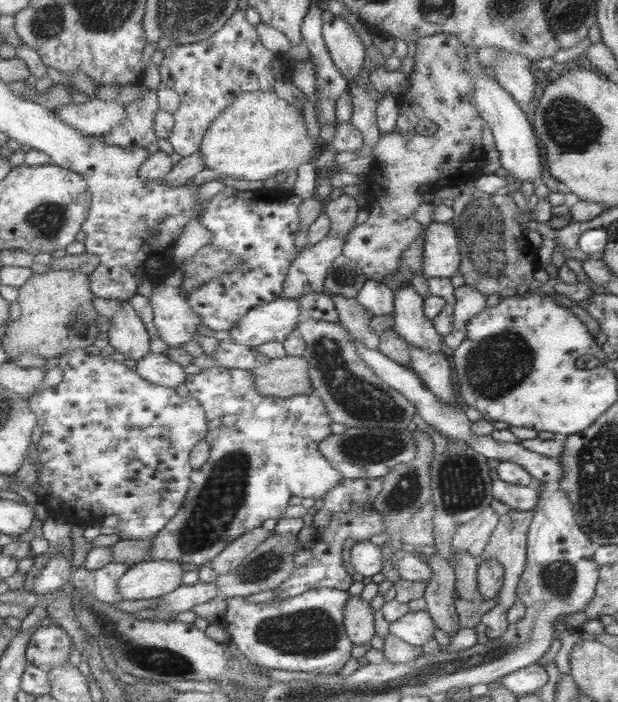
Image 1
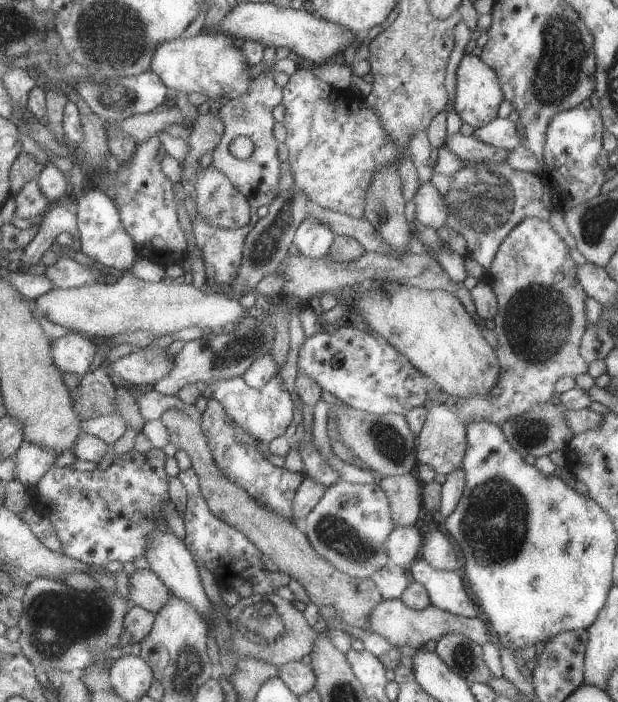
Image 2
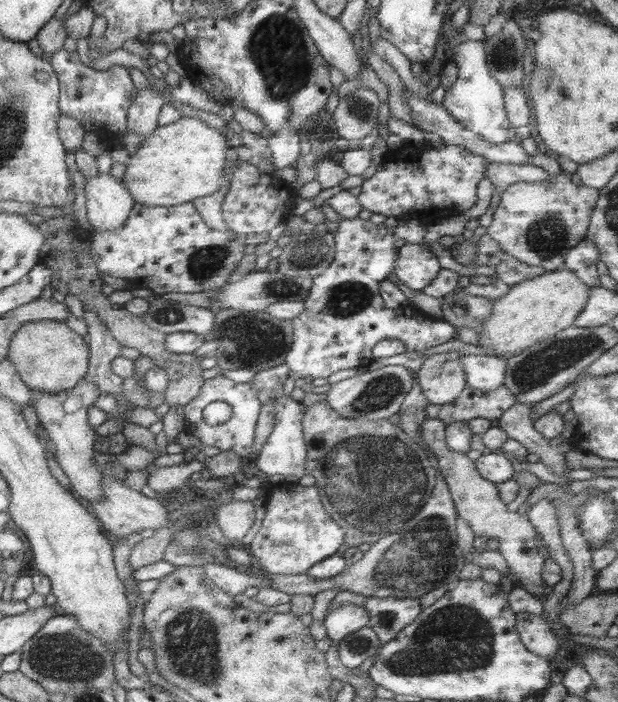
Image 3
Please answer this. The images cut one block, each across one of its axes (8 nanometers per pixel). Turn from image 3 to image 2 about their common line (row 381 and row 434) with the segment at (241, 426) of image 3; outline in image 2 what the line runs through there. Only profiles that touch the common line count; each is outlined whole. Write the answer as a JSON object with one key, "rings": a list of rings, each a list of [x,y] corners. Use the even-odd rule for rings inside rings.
{"rings":[[[211,398],[199,419],[201,431],[204,431],[208,438],[209,446],[212,446],[213,458],[221,468],[221,472],[229,480],[243,486],[251,494],[251,498],[255,498],[265,510],[273,510],[283,518],[289,518],[295,522],[296,511],[293,510],[293,500],[301,484],[307,480],[306,474],[303,471],[291,472],[283,467],[273,466],[255,446],[240,444],[235,440],[235,429],[239,430],[240,426],[231,419],[220,400]]]}

